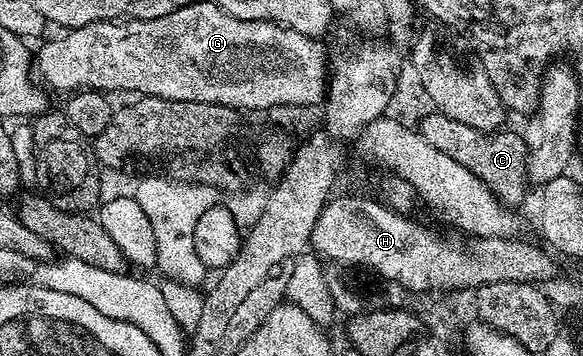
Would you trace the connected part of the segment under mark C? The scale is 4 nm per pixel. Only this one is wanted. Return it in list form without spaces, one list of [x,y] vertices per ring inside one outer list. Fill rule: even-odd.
[[[433,110],[432,115],[425,117],[418,123],[420,136],[427,143],[434,145],[446,157],[454,157],[458,165],[466,165],[476,173],[476,176],[485,183],[494,193],[499,203],[503,203],[509,209],[516,206],[524,199],[524,190],[530,187],[528,181],[528,146],[524,143],[523,134],[516,135],[509,129],[501,129],[495,133],[470,129],[470,125],[462,125],[462,121],[454,121],[446,117],[442,112]]]

